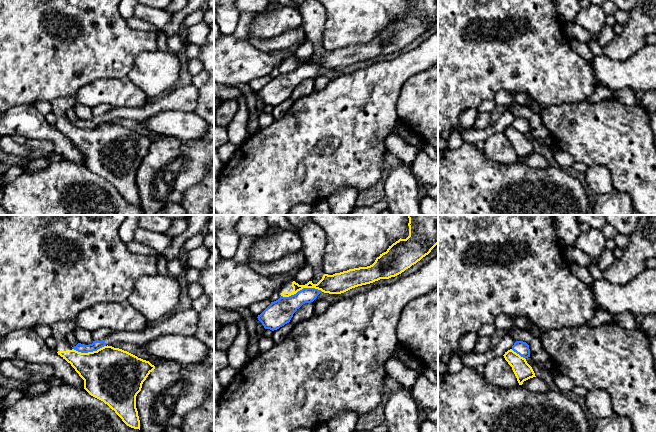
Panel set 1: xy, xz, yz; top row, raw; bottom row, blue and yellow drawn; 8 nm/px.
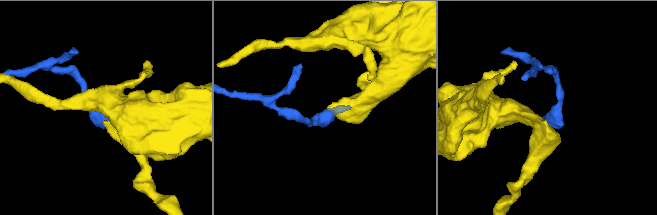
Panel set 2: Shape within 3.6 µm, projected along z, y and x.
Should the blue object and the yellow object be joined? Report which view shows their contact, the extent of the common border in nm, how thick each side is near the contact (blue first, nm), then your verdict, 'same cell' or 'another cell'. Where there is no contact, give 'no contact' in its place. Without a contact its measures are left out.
meets blue in xz; contact 340 nm long; 200 nm thick on the blue side, 160 nm on the other; another cell

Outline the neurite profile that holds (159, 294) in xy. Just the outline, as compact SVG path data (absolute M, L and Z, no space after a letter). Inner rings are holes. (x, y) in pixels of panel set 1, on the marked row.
M157 273L139 277L127 301L148 323L153 324L176 311L180 295L177 277Z

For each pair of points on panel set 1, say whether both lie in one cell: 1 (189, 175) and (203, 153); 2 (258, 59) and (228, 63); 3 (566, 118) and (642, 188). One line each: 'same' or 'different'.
1: same
2: same
3: same

